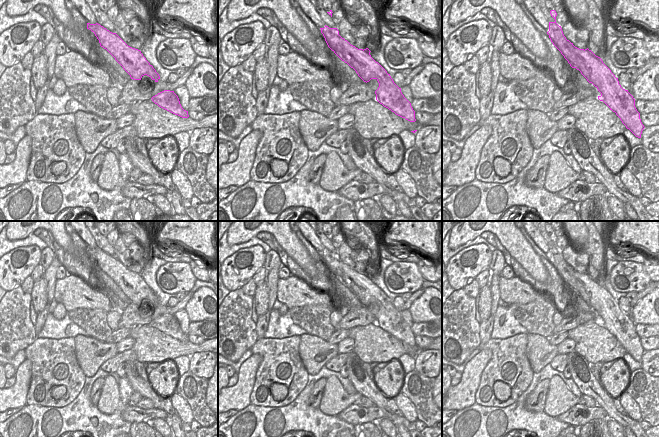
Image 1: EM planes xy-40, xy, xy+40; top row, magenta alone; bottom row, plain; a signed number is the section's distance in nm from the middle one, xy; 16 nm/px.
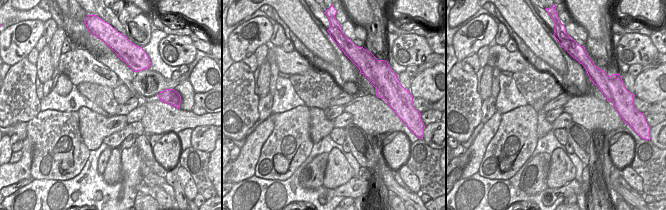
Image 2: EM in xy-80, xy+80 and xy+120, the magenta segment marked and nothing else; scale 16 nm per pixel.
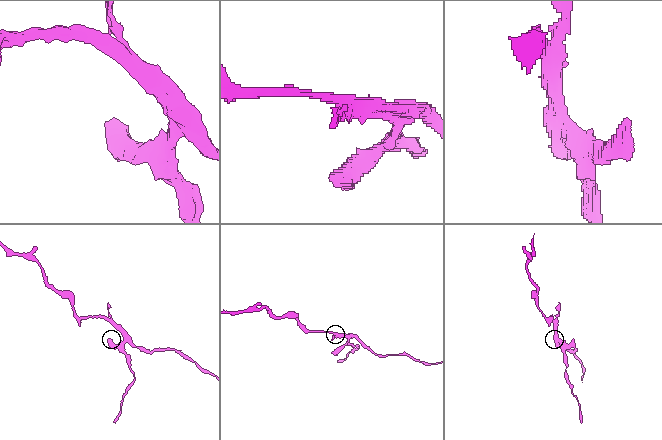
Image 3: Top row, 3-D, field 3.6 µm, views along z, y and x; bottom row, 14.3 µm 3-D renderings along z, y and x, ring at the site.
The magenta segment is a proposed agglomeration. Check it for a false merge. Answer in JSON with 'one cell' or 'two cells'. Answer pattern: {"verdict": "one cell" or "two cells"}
{"verdict": "two cells"}

